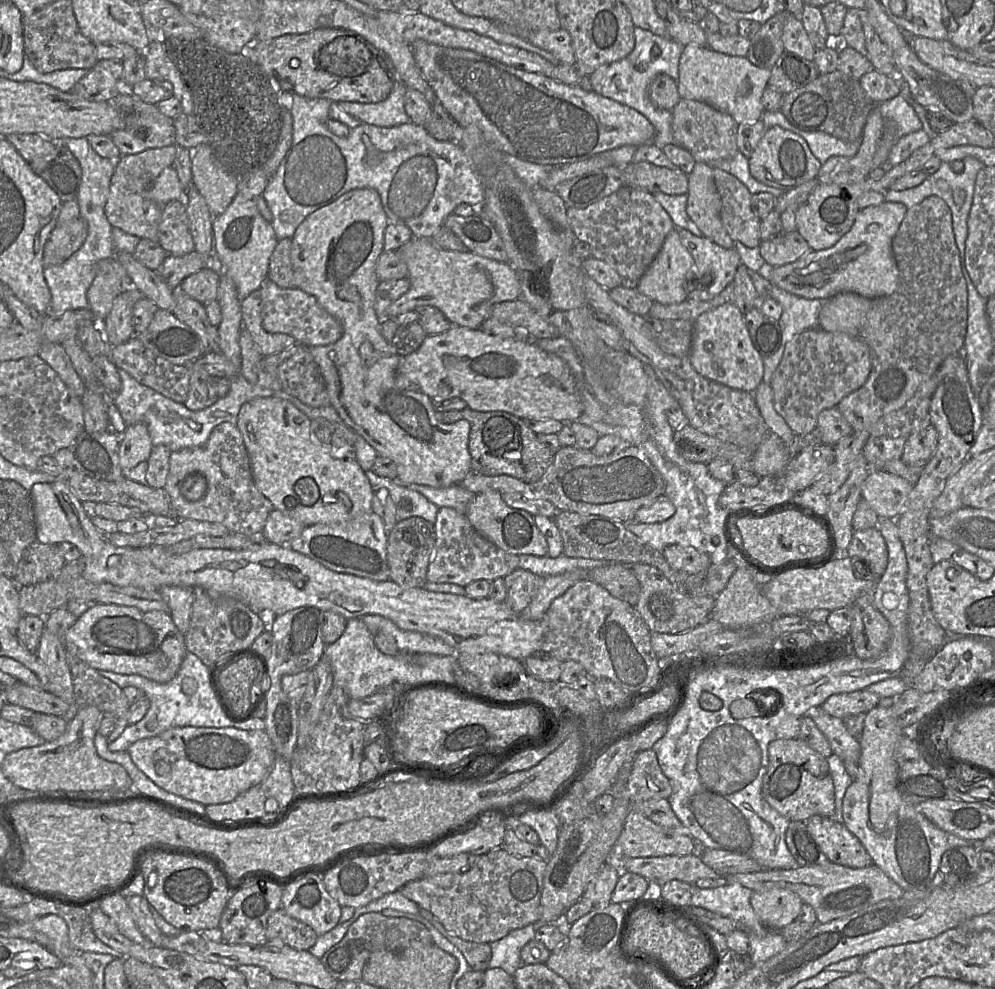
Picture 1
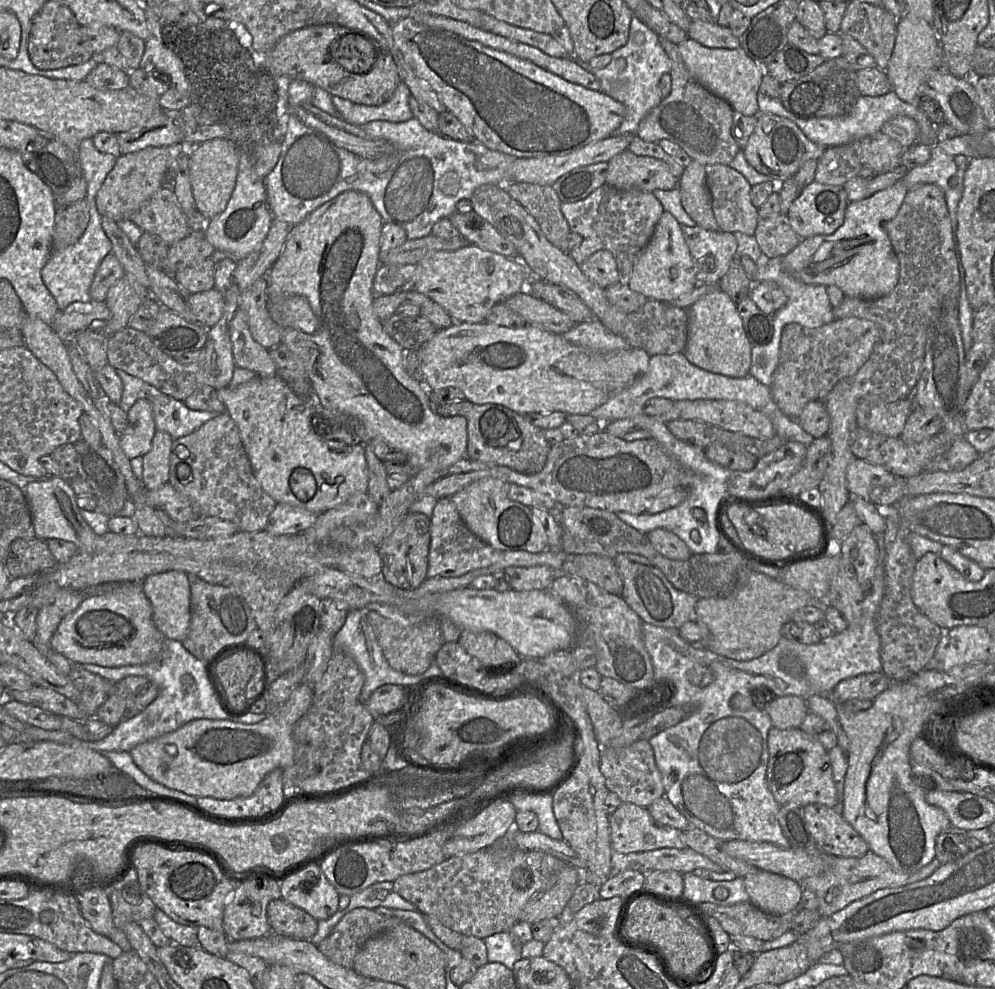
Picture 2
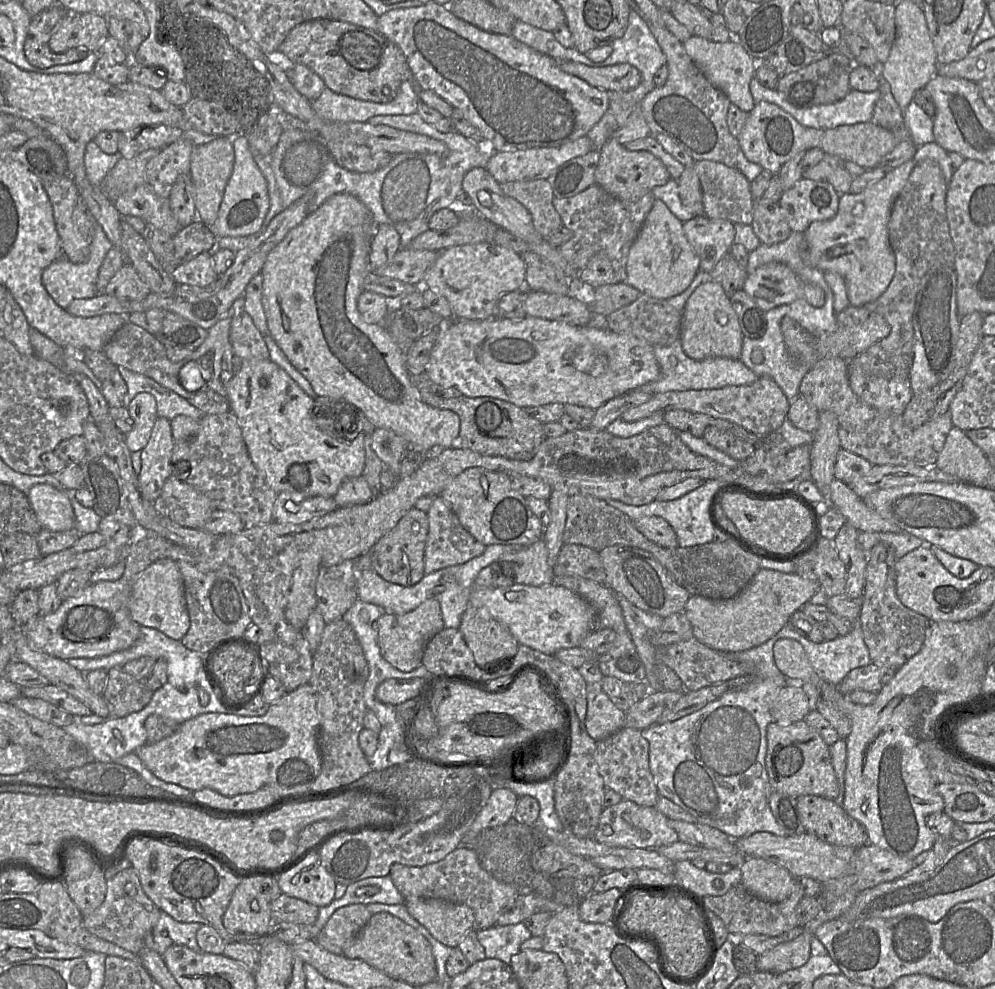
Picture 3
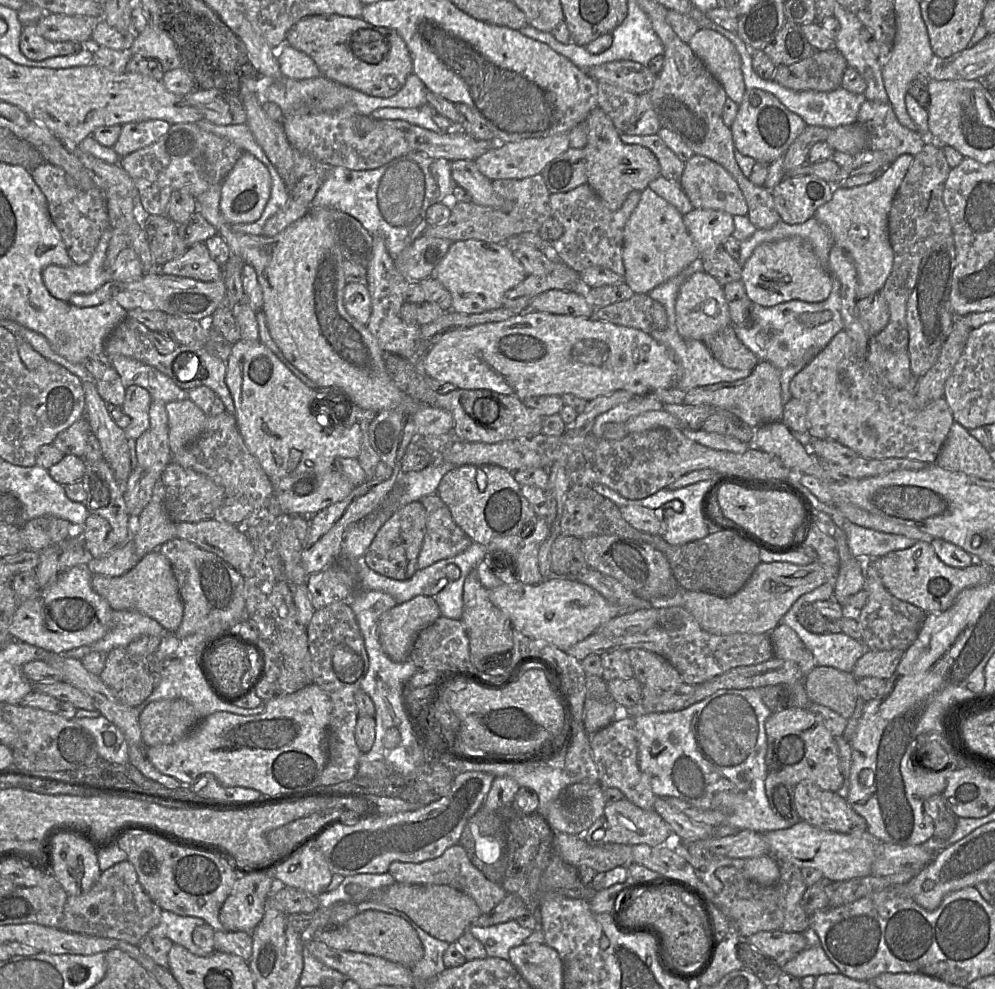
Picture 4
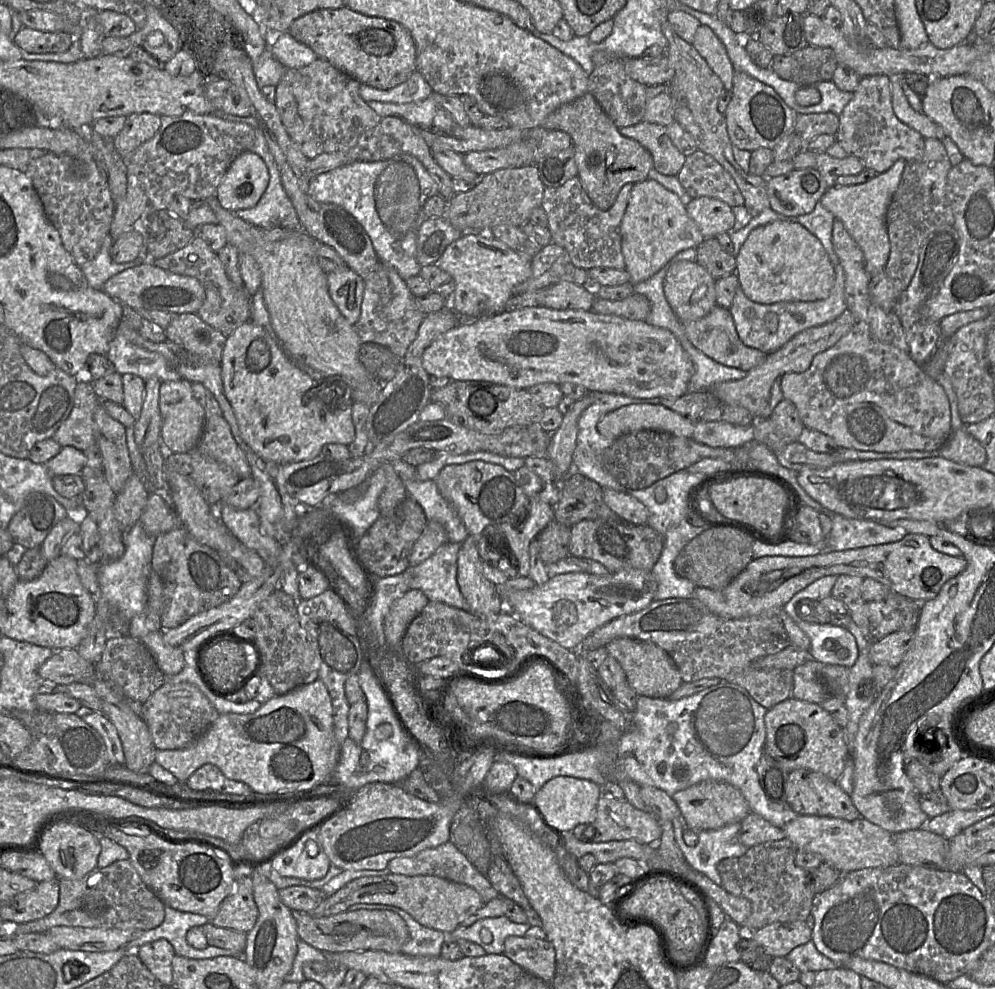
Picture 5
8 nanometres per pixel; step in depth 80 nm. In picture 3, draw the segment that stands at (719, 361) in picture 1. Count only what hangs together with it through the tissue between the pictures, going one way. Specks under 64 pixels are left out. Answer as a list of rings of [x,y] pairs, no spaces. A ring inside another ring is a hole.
[[[708,277],[693,291],[682,310],[680,340],[684,352],[699,361],[714,357],[740,360],[743,337],[729,296],[719,283]]]

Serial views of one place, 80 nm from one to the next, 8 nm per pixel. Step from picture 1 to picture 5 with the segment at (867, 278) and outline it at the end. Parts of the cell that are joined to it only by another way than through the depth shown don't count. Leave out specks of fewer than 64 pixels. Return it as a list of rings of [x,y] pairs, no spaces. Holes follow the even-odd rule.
[[[898,159],[888,170],[862,184],[829,187],[820,199],[820,204],[843,223],[846,231],[862,250],[865,268],[870,277],[885,270],[888,262],[890,242],[886,212],[906,163],[904,159]]]

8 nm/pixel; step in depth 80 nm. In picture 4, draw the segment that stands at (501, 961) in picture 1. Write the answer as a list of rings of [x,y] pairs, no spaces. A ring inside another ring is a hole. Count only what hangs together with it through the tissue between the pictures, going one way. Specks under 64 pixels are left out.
[[[516,920],[489,927],[471,925],[468,931],[481,942],[488,957],[498,957],[509,961],[509,950],[522,945],[532,933],[520,926]]]

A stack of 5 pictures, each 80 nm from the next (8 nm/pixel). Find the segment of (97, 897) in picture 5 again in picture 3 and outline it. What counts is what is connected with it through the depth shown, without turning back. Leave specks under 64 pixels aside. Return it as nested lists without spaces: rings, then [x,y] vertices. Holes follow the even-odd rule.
[[[130,865],[107,879],[106,885],[104,902],[93,913],[83,915],[83,924],[93,935],[138,954],[147,932],[156,926],[161,910],[145,894],[136,870]]]

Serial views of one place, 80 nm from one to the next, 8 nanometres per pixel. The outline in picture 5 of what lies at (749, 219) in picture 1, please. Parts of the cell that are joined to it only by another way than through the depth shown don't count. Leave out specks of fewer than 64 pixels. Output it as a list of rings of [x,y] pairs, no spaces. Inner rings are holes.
[[[698,149],[685,156],[683,167],[676,177],[691,199],[714,198],[731,208],[744,205],[744,198],[731,175],[714,158]]]

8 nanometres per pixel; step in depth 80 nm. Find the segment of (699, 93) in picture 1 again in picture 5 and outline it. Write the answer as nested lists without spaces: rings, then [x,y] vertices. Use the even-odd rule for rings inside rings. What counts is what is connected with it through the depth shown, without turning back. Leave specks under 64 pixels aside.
[[[700,24],[694,34],[692,45],[720,78],[724,89],[731,93],[735,70],[724,44],[713,30]]]

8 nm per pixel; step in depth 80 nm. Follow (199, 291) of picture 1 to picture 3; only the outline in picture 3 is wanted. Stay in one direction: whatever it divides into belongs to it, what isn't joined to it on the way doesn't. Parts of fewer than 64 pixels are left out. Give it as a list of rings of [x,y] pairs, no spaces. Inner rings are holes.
[[[203,252],[189,262],[180,263],[169,272],[177,284],[198,287],[212,284],[218,276],[209,252]]]

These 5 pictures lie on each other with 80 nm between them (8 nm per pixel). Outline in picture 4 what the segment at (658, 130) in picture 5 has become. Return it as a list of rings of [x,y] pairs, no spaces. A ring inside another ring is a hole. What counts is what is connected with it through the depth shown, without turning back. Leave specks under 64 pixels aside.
[[[621,133],[620,136],[624,143],[640,145],[649,149],[658,160],[662,177],[669,180],[680,180],[685,163],[675,155],[657,134],[629,135]]]

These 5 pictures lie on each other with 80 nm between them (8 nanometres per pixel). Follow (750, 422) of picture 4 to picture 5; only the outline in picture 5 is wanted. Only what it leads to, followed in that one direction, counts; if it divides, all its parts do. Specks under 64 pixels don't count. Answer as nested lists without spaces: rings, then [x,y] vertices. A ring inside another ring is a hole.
[[[846,309],[833,321],[800,332],[781,350],[769,354],[760,365],[750,370],[745,378],[719,383],[709,391],[722,403],[745,408],[755,419],[769,419],[773,411],[770,400],[775,380],[786,373],[805,371],[818,353],[834,345],[850,331],[854,324],[853,314]]]

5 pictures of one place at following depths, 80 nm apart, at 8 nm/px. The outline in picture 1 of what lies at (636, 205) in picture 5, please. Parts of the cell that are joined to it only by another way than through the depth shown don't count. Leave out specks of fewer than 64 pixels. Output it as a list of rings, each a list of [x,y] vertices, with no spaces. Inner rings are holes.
[[[678,228],[666,236],[662,248],[641,277],[637,290],[660,304],[678,304],[687,299],[687,284],[693,276],[695,262],[689,251],[683,246]]]

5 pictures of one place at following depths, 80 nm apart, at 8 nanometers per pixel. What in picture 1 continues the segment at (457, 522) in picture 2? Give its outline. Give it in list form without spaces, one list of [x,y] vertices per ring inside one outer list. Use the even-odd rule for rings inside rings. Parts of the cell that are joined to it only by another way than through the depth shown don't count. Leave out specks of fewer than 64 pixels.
[[[438,509],[434,523],[435,551],[428,566],[427,581],[431,583],[451,583],[466,587],[477,580],[494,581],[505,578],[519,568],[519,556],[500,549],[479,534],[465,515],[455,509]]]

